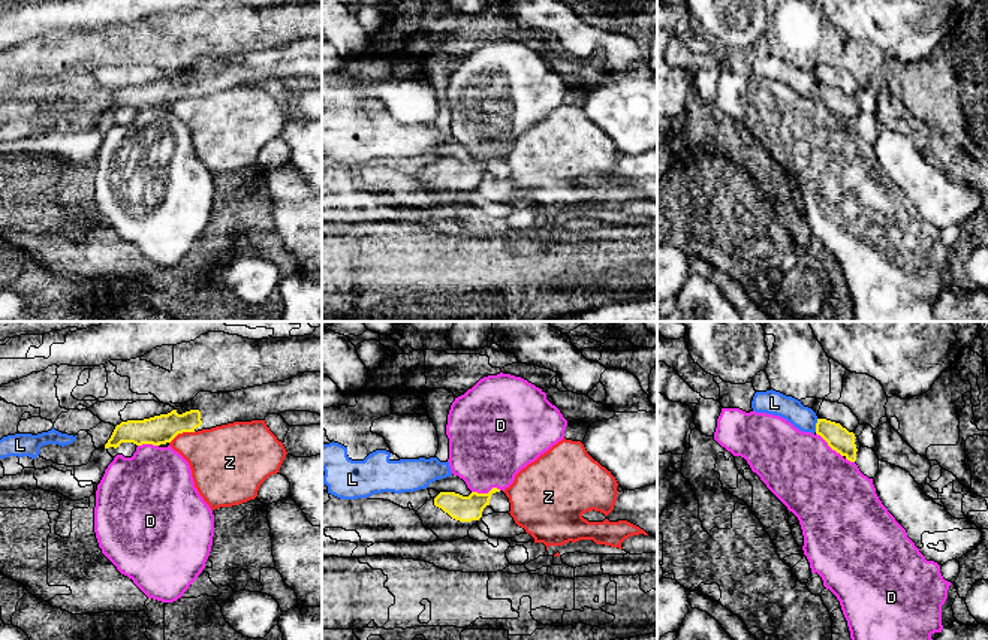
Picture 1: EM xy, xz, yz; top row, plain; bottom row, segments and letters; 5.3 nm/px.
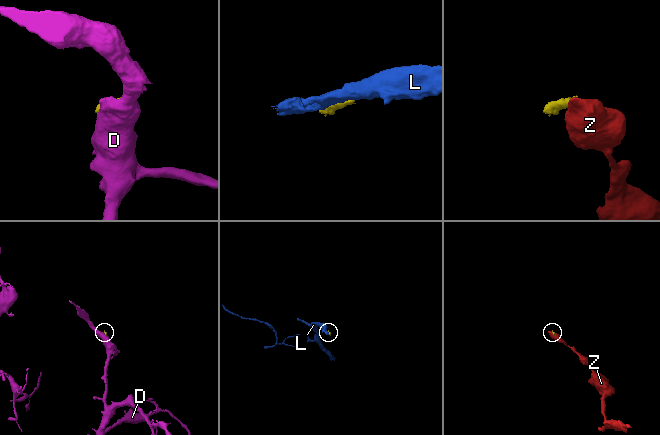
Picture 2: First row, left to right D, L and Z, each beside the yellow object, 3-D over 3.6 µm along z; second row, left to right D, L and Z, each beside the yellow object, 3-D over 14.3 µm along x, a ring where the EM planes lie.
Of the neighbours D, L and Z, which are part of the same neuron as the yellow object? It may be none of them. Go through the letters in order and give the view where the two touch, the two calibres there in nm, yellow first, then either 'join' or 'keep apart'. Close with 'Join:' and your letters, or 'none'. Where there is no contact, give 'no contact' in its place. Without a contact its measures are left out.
D: xz | 140/420 nm | keep apart
L: yz | 140/130 nm | keep apart
Z: xy | 160/340 nm | keep apart
Join: none

